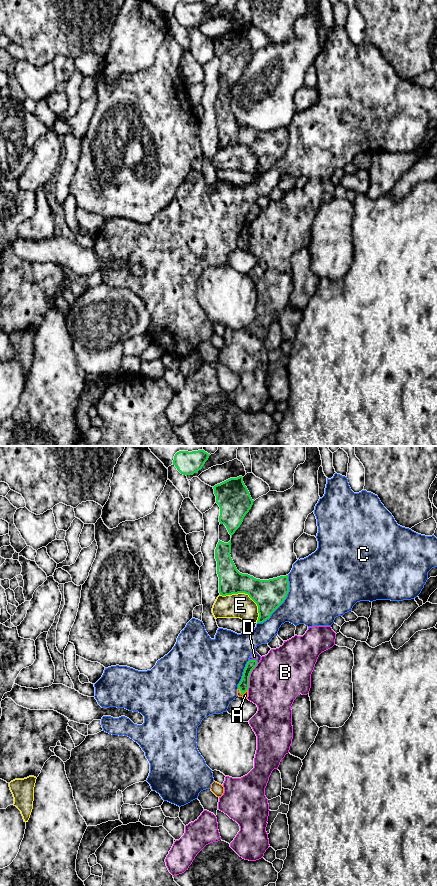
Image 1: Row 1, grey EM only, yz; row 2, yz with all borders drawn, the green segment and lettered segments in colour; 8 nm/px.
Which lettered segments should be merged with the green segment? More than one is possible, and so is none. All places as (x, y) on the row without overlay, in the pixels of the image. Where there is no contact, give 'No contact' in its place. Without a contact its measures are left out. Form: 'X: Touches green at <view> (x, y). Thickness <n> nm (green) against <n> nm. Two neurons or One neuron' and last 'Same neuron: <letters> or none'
A: Touches green at yz (242, 246). Thickness 80 nm (green) against 50 nm. One neuron
B: Touches green at yz (249, 228). Thickness 80 nm (green) against 420 nm. Two neurons
C: Touches green at yz (283, 153). Thickness 240 nm (green) against 440 nm. Two neurons
D: Touches green at yz (254, 212). Thickness 80 nm (green) against 60 nm. One neuron
E: Touches green at yz (248, 146). Thickness 240 nm (green) against 200 nm. Two neurons
Same neuron: A, D

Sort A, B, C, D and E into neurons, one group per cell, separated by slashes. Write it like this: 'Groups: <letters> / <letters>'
Groups: A D / B / C / E

